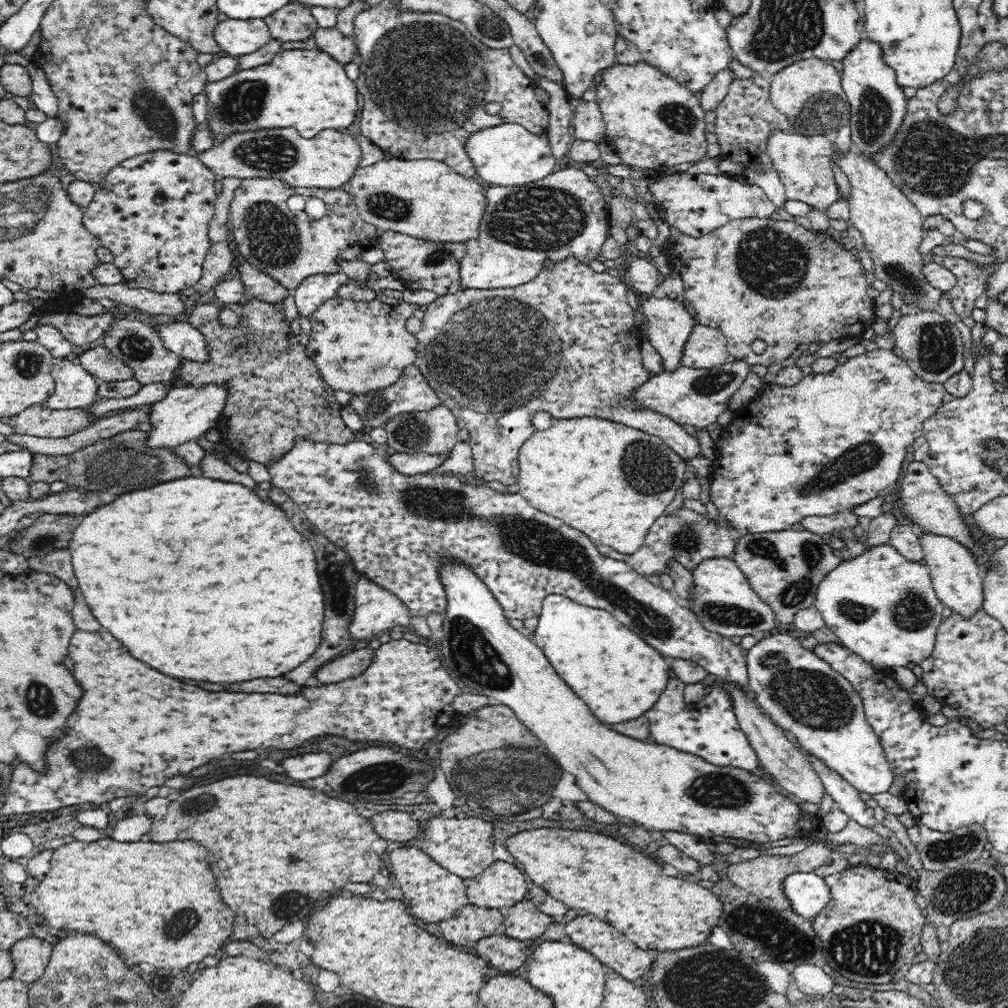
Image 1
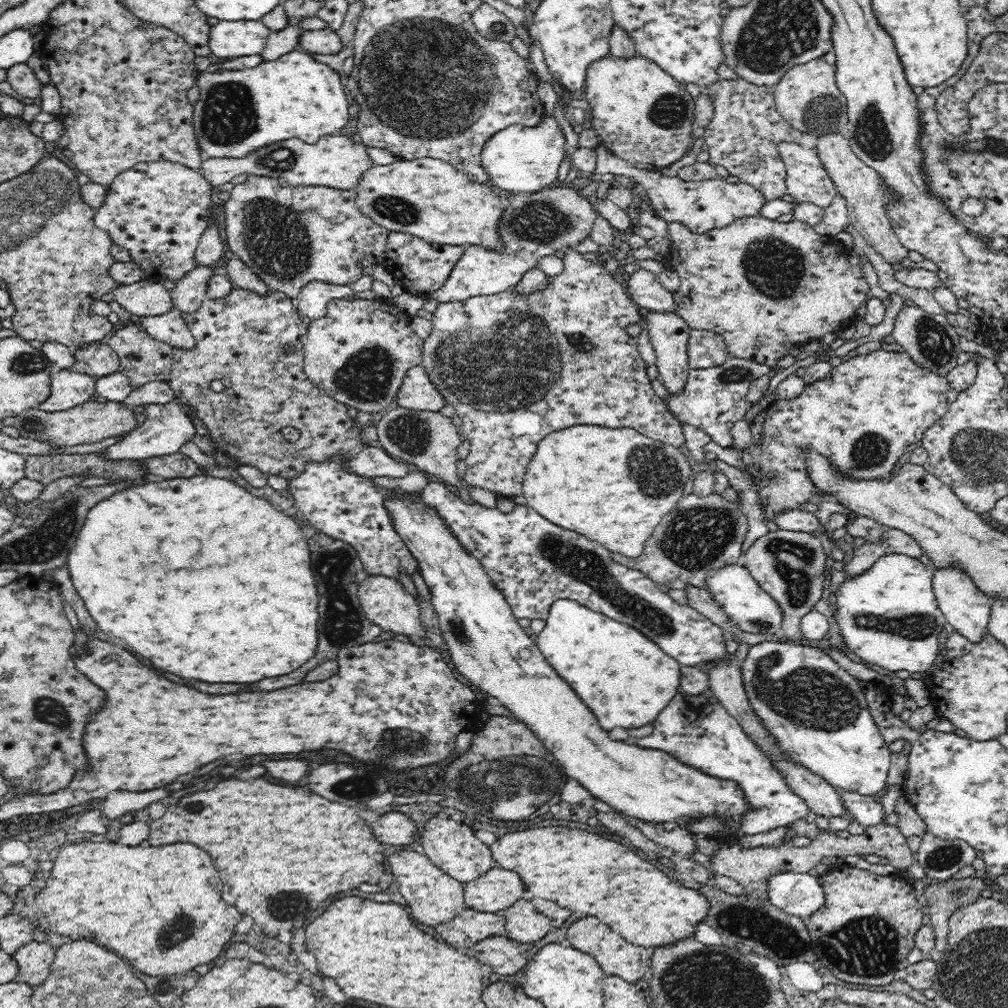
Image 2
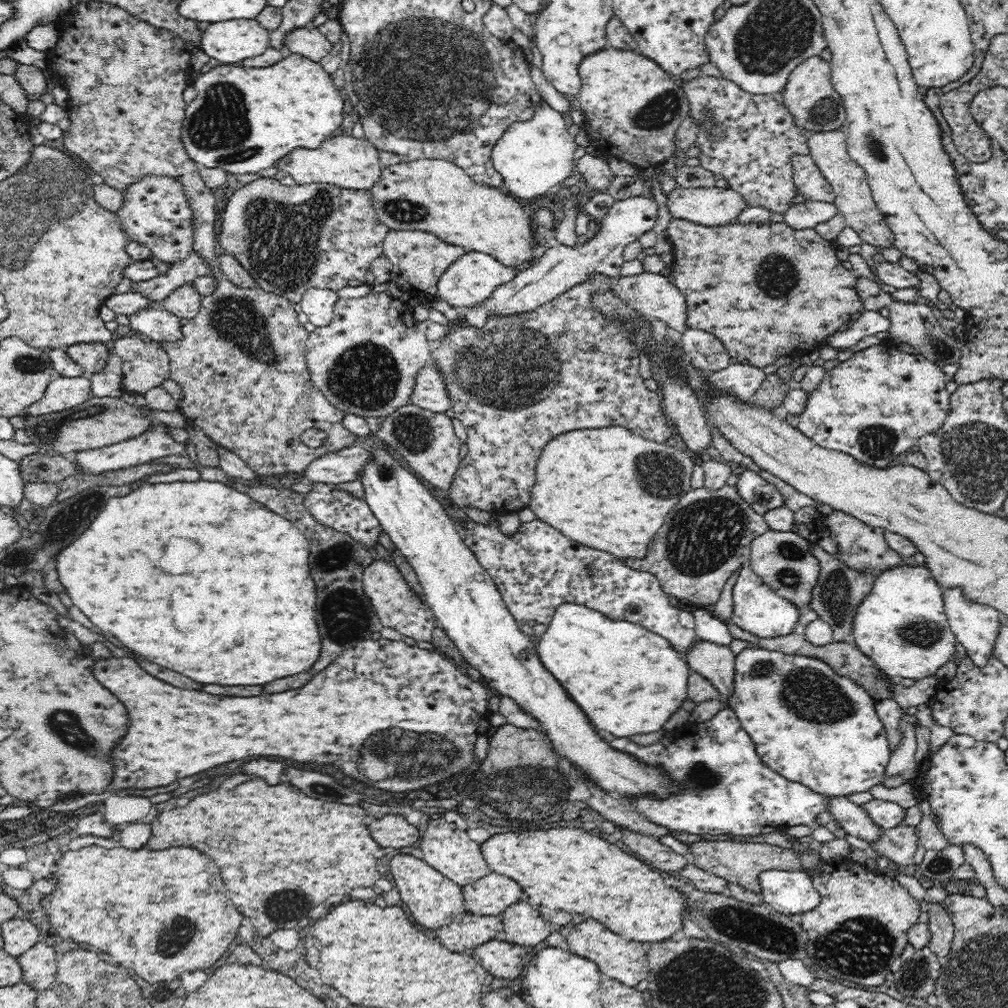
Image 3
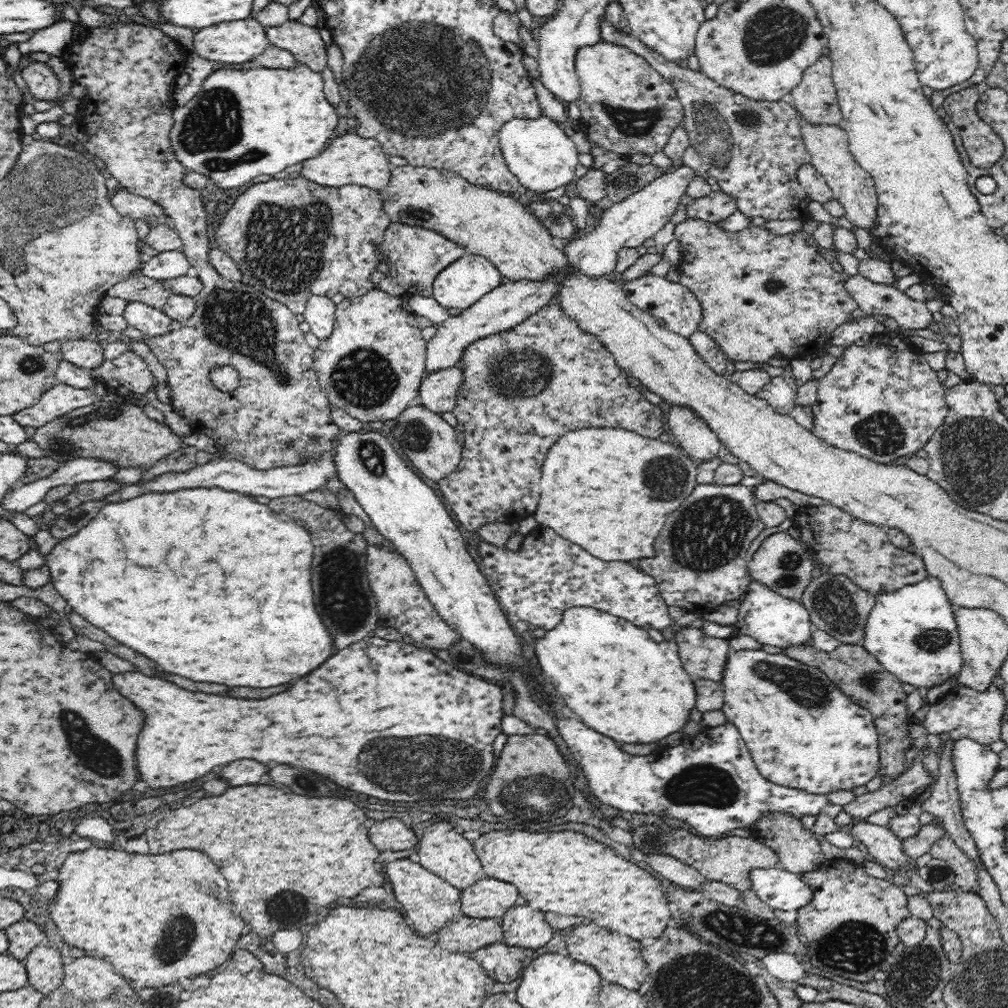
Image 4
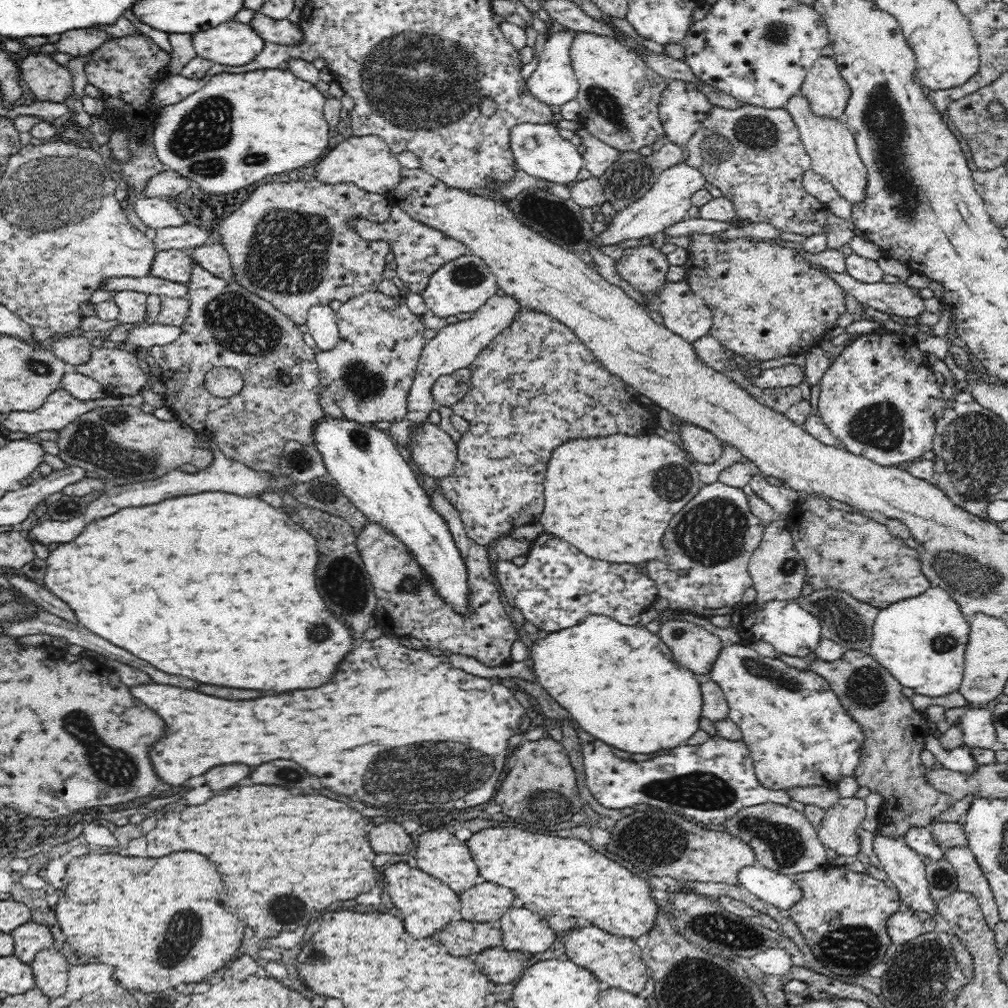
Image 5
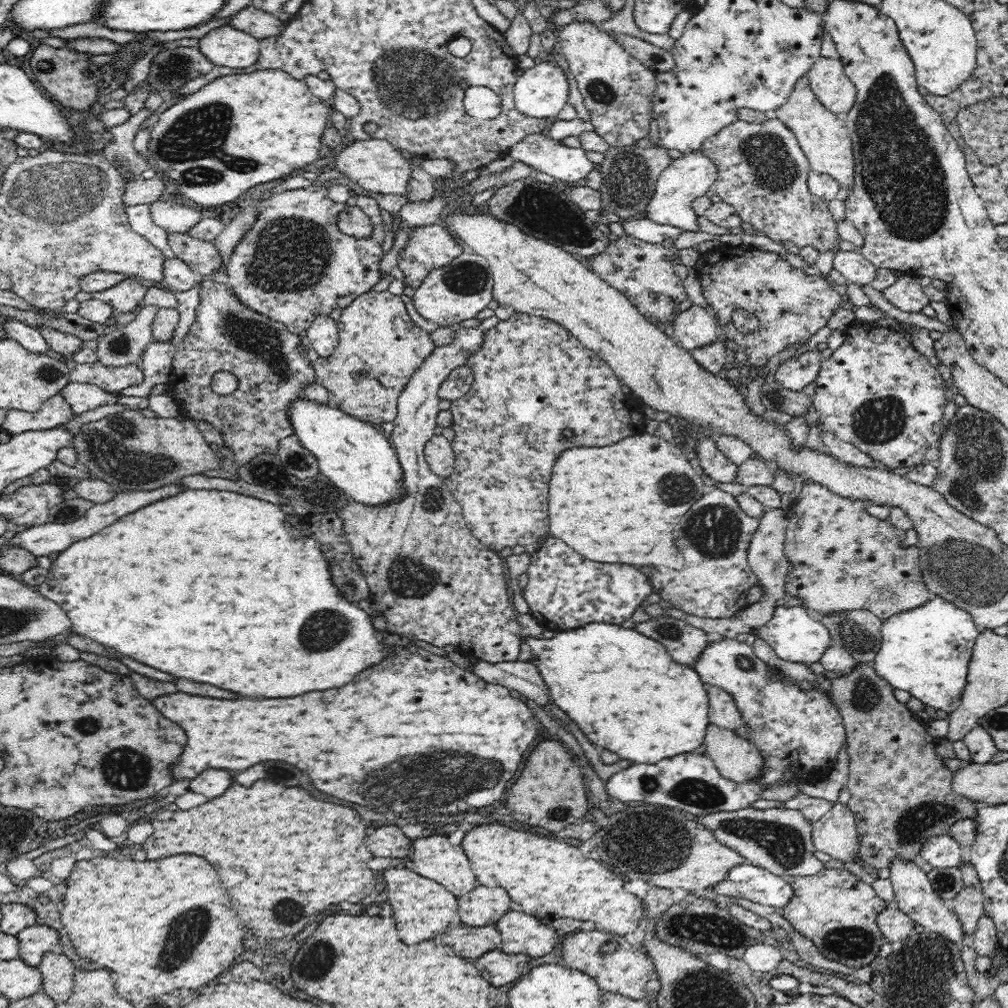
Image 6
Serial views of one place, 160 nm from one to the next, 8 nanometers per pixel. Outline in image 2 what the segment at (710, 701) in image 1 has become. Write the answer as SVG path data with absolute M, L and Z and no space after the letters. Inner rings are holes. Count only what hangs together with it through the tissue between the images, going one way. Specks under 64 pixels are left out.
M681 693L662 710L658 722L654 722L654 732L640 738L642 748L664 750L678 761L692 766L700 772L718 779L734 781L746 799L746 812L735 822L731 816L704 814L698 818L688 818L686 828L692 835L715 835L726 827L736 825L736 833L742 835L766 834L775 828L790 827L796 820L805 819L811 808L786 784L784 775L768 755L754 742L736 720L720 703L707 702L703 706L690 706Z

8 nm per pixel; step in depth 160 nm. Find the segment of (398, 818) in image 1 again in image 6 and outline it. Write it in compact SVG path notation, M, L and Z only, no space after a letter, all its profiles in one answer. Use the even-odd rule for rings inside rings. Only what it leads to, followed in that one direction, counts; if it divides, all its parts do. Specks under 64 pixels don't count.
M397 824L378 828L368 836L368 848L374 856L408 858L412 852L411 844L412 840L404 836Z

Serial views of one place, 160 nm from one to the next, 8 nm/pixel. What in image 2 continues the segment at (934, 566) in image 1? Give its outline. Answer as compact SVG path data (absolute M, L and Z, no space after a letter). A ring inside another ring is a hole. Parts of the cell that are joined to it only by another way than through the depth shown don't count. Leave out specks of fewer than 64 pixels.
M950 567L947 569L931 568L931 571L933 573L933 591L947 623L968 641L980 642L988 634L987 626L991 615L992 600L978 590L976 583L964 571L956 567L951 569Z

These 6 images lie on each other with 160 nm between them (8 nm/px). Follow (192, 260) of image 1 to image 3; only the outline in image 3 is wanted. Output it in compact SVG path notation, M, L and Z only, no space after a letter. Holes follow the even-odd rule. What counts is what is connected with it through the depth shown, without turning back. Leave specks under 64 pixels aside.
M142 177L124 190L124 204L117 210L123 231L132 241L145 244L151 254L157 256L168 265L184 260L192 253L194 240L194 223L192 223L192 209L186 201L186 193L182 185L172 177Z

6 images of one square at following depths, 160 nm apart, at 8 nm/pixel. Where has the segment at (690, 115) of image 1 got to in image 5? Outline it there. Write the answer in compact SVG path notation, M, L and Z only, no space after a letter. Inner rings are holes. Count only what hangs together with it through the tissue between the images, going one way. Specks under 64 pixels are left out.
M576 30L569 55L579 84L576 100L580 103L581 111L578 120L592 136L619 153L639 152L642 146L652 145L655 140L664 136L664 127L658 116L658 102L666 88L666 78L648 68L636 52L612 37Z

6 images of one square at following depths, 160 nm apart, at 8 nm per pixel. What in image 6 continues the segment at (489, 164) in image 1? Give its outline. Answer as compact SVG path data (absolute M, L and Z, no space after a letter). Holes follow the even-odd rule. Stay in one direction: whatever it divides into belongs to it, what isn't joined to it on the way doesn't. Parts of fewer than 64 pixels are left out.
M546 132L529 134L508 149L507 155L515 161L568 183L586 178L595 168L582 147L560 145L558 141L550 139Z

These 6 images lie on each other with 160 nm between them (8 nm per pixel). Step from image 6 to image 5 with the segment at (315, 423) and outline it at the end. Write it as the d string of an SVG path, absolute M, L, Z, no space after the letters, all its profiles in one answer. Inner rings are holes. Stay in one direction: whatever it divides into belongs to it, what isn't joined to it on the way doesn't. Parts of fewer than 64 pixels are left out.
M328 417L318 422L312 430L312 444L320 451L326 467L326 472L336 480L339 490L344 497L354 506L357 506L369 520L377 522L388 532L397 536L413 553L413 557L429 577L433 580L433 586L437 593L454 610L462 614L468 614L468 585L466 585L466 565L460 557L460 551L448 531L448 525L444 519L430 507L430 498L424 488L418 483L414 470L404 460L394 440L372 424L359 424L345 418L336 419Z

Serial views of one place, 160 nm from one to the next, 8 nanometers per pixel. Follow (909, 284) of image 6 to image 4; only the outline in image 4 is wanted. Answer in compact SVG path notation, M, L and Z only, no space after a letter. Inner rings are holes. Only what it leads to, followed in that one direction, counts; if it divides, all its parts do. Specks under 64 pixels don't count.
M858 273L844 280L844 286L866 315L890 316L902 330L928 328L933 322L924 301L910 298L893 284L876 284Z

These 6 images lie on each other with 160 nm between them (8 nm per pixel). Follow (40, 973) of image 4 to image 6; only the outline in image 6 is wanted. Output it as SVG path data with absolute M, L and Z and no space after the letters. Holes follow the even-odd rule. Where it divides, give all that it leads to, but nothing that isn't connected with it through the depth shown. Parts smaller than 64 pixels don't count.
M50 951L44 954L39 964L43 977L43 990L56 1004L68 1000L75 985L76 967L64 953L54 954Z

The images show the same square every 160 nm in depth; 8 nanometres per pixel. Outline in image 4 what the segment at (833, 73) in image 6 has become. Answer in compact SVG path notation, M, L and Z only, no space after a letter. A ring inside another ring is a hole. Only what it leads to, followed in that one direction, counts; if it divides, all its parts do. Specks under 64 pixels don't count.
M822 55L805 70L800 84L791 92L799 114L810 124L838 125L843 116L836 87L832 59Z

